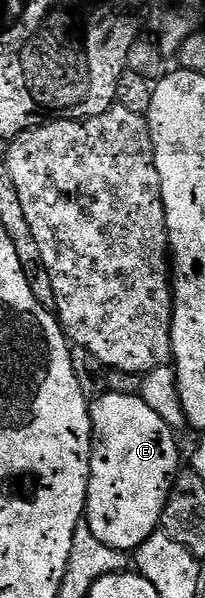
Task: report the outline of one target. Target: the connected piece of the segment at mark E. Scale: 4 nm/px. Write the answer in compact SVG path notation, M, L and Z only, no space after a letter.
M113 393L95 398L90 405L92 411L92 462L88 480L88 504L86 524L94 531L106 547L135 551L146 538L160 529L160 517L168 502L172 482L176 480L180 465L180 449L176 446L177 434L139 395Z

